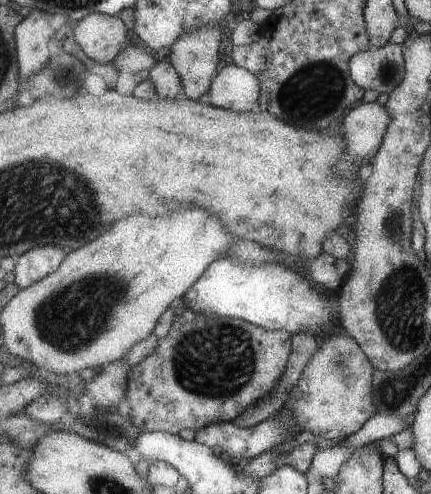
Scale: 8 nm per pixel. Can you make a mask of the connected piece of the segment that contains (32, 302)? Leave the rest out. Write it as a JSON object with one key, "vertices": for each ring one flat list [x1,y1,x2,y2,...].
{"vertices":[[187,210,179,212,175,216,167,218,149,218,149,216,131,216,125,220,119,220,107,234,103,234,99,240,79,248,79,250,69,251,66,260,62,262,59,270,53,274,38,280,34,285,21,289,19,294,13,297,13,300,7,304,5,310,1,313,1,322,4,330,4,341,8,351,24,360,26,363,35,365,37,368,46,368,57,375,68,375,71,373,83,372,85,368,93,368,99,371,103,366,111,366,131,352,131,349,142,340,149,338,154,333,160,318,165,314,175,300,181,300,184,294,202,277,207,268,213,261,217,261,231,245,234,245,239,239,231,231,228,231,219,218,209,216,203,210]]}

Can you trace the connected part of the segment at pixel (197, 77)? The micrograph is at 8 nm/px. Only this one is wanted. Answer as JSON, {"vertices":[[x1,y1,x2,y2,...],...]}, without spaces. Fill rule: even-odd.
{"vertices":[[215,23,204,26,202,29,193,29,190,33,183,33,182,37,171,47,171,61,181,74,184,84,183,96,198,100,209,92,213,79,219,70,219,48,221,48,221,31,224,25]]}

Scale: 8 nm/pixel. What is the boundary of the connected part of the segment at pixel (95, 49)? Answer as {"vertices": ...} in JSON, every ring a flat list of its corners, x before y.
{"vertices":[[91,13,74,23,76,39,88,56,110,63,127,46,127,26,119,15]]}

